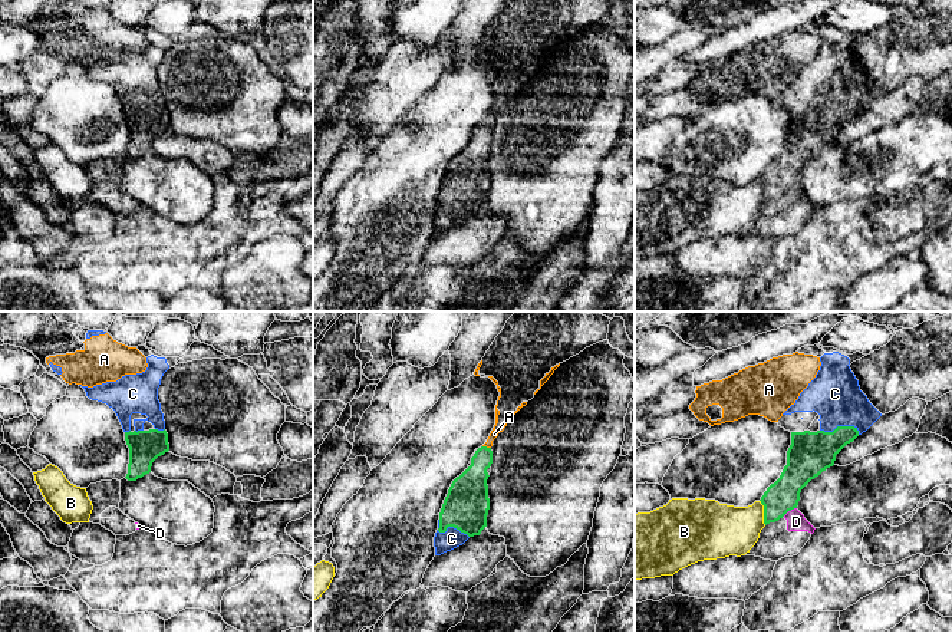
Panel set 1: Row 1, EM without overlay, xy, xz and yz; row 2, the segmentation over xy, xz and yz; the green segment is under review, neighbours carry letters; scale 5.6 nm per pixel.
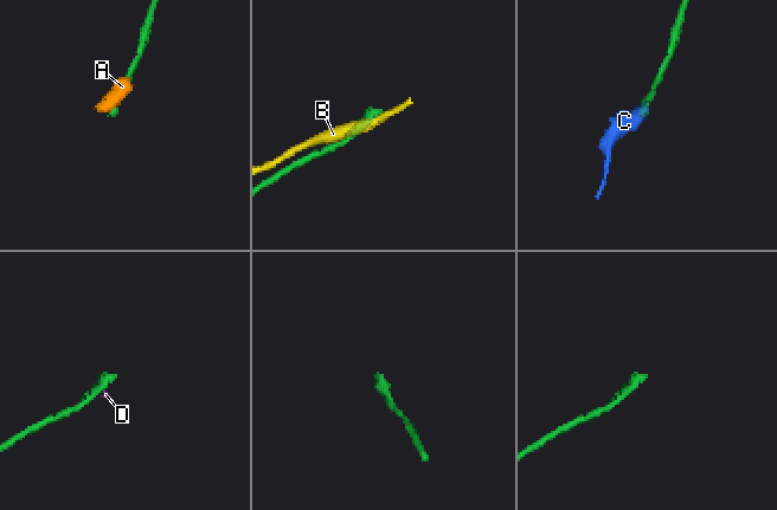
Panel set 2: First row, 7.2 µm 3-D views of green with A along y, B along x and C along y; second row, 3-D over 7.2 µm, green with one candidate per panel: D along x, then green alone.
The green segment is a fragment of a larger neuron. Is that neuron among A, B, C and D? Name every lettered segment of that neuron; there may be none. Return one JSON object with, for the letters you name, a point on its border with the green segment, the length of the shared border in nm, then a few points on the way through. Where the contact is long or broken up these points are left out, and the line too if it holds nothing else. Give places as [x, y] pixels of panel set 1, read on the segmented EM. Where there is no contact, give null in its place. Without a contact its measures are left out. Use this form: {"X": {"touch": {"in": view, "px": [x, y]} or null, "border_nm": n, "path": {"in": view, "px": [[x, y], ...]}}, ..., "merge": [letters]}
{"C": {"touch": {"in": "yz", "px": [840, 427]}, "border_nm": 220}, "merge": ["C"]}

